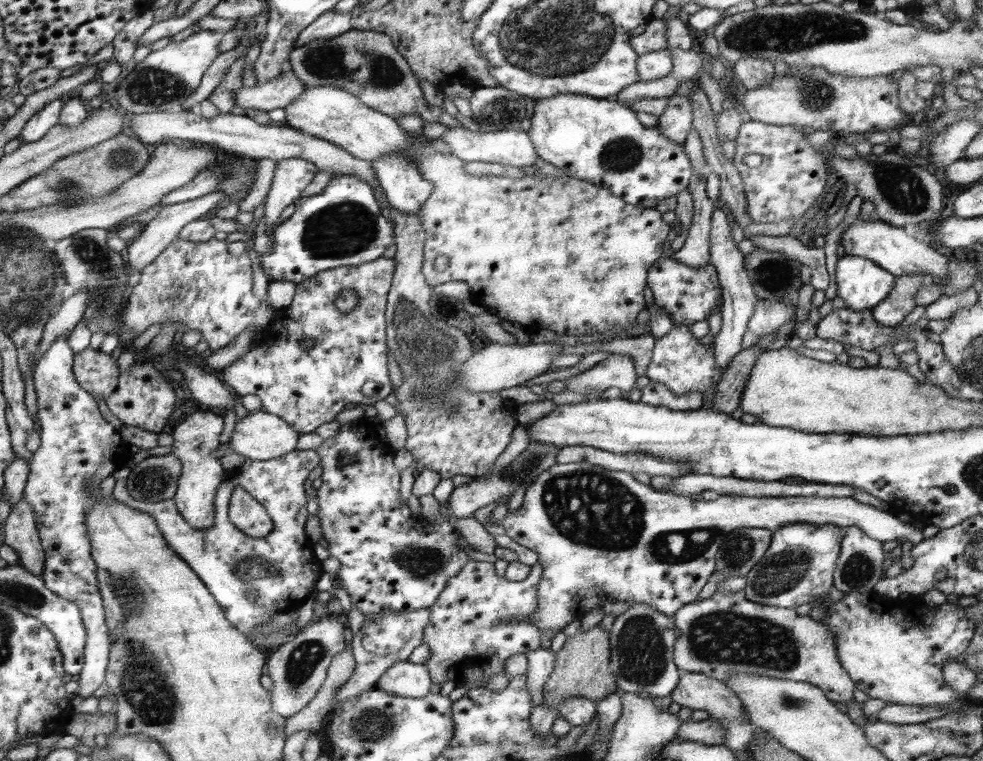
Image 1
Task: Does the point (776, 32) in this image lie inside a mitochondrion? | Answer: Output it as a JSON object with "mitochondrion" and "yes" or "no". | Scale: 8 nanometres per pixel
{"mitochondrion":"yes"}

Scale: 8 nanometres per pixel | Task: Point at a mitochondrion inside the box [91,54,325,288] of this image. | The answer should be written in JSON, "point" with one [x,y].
{"point":[154,86]}

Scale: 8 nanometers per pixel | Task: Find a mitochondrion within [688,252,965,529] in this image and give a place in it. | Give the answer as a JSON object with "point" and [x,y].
{"point":[775,275]}

